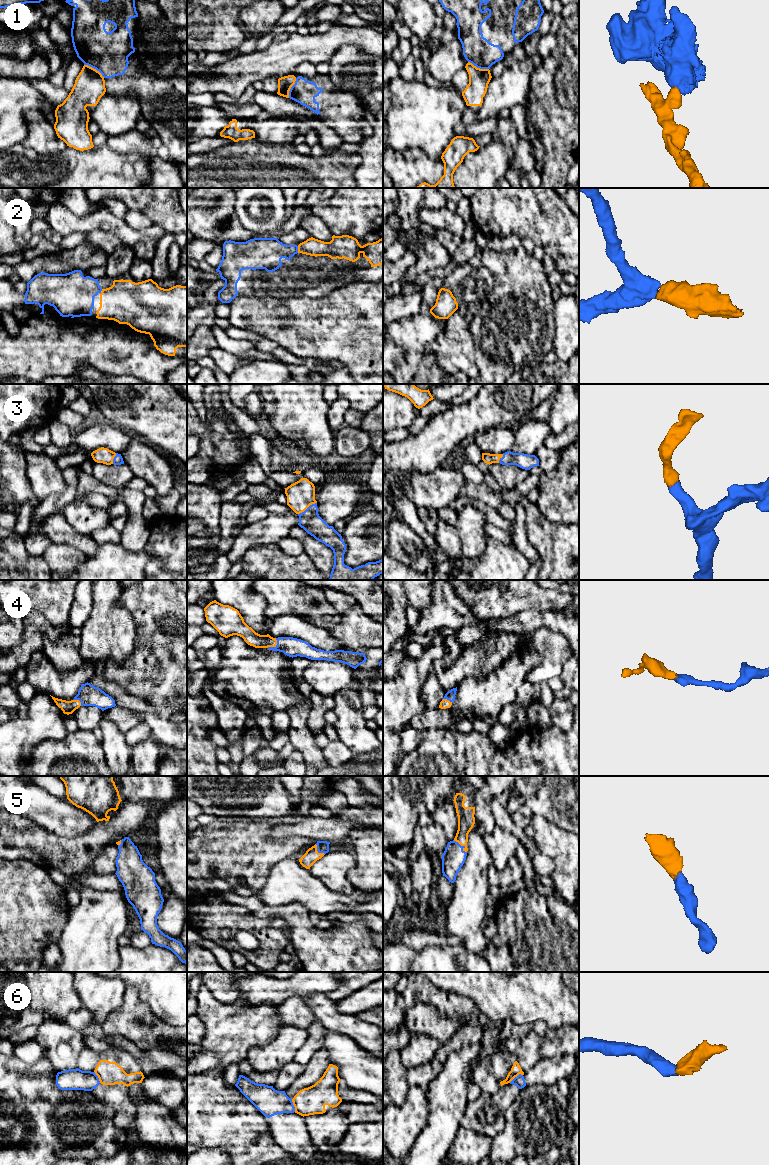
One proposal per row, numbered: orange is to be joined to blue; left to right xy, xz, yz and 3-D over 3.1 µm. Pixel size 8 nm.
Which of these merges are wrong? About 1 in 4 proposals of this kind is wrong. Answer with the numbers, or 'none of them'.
1, 6

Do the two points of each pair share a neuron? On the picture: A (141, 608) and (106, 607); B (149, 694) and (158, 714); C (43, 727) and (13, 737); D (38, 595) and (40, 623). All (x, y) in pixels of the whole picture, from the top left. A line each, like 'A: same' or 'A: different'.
A: different
B: different
C: same
D: different

